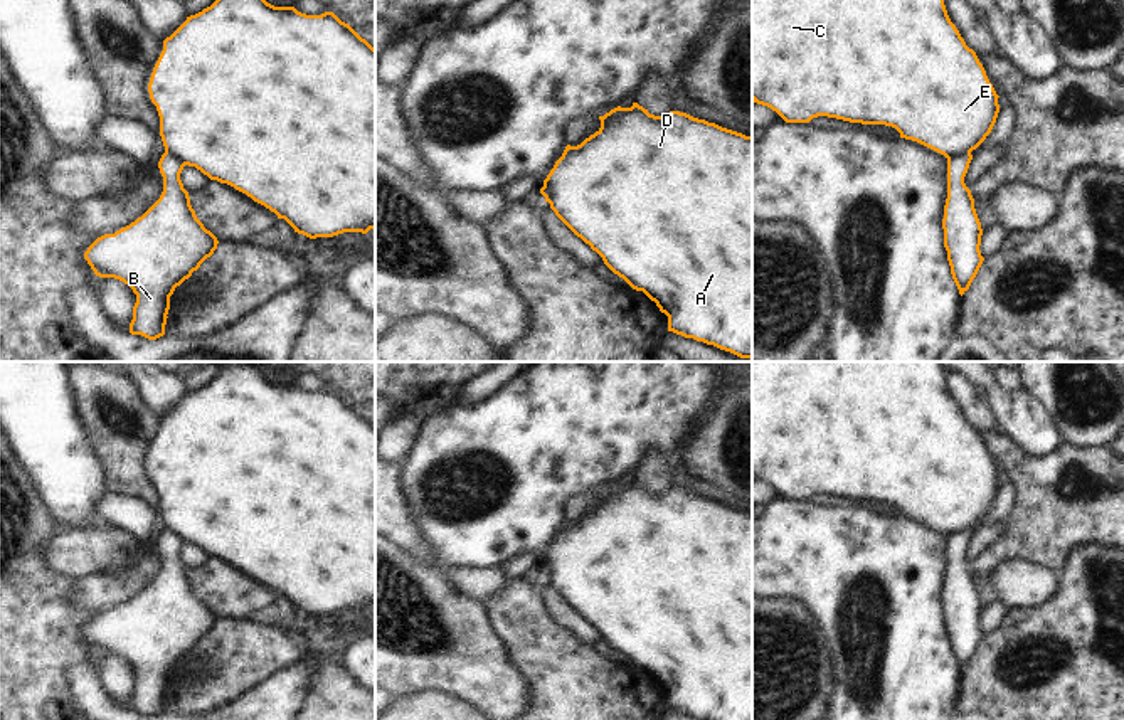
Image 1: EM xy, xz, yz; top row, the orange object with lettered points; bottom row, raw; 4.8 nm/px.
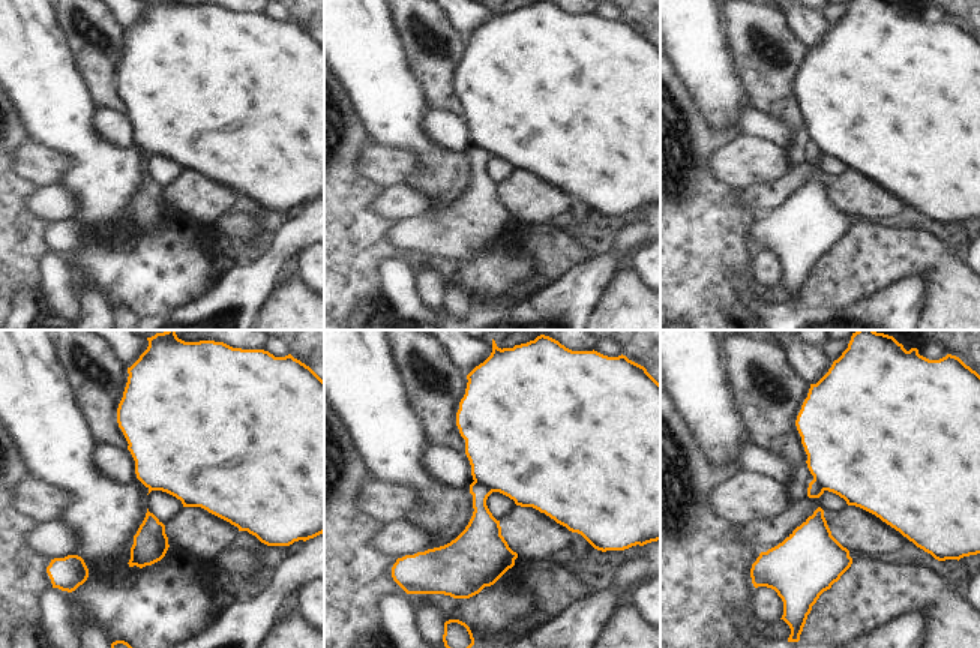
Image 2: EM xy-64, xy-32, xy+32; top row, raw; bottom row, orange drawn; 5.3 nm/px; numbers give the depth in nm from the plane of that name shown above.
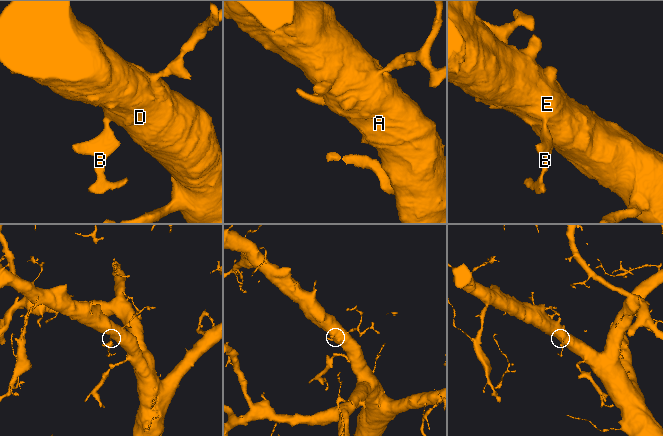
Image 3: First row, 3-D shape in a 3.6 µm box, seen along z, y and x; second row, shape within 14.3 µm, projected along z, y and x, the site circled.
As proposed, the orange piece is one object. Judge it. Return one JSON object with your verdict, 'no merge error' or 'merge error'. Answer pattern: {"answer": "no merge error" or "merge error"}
{"answer": "merge error"}

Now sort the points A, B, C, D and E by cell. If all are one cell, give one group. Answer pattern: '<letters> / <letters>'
A C D E / B

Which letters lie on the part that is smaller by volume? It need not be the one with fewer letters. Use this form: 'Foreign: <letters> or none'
Foreign: B

